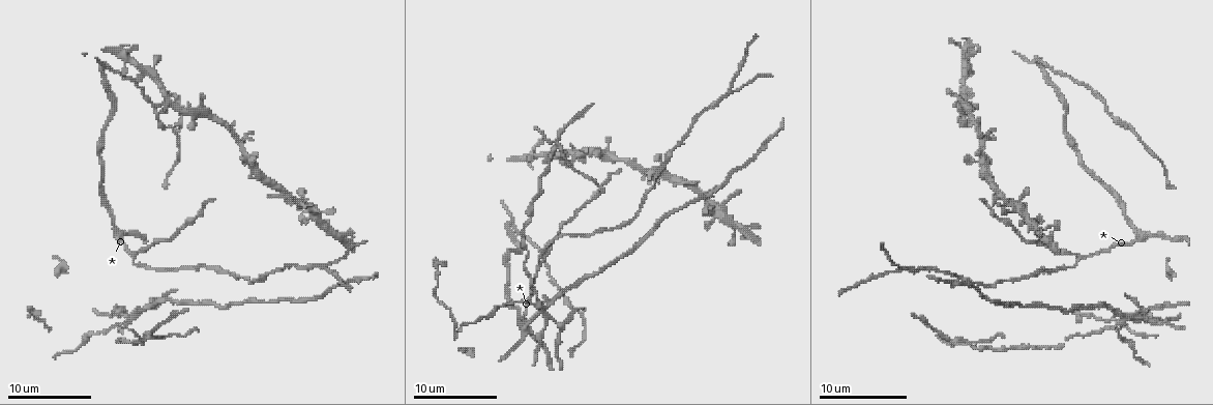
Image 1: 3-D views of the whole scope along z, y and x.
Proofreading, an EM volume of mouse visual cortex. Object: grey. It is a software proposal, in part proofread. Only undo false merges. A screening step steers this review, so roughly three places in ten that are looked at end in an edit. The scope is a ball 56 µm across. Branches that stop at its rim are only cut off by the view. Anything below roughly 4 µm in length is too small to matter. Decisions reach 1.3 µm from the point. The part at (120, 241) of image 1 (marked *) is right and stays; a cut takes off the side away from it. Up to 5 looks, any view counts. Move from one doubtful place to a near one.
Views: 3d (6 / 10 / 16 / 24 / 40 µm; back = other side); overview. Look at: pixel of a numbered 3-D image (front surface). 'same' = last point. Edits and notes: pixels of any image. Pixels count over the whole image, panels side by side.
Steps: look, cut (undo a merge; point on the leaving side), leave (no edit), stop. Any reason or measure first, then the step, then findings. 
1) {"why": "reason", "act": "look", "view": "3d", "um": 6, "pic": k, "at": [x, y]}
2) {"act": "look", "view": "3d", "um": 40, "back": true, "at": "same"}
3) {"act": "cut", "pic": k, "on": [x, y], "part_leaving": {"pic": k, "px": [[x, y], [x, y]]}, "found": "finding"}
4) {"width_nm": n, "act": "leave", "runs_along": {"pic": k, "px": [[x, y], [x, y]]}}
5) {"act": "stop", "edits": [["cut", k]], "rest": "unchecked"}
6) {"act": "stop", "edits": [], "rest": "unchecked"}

{"why": "thin arm on a thick one", "act": "look", "view": "3d", "um": 10, "pic": 1, "at": [1132, 318]}

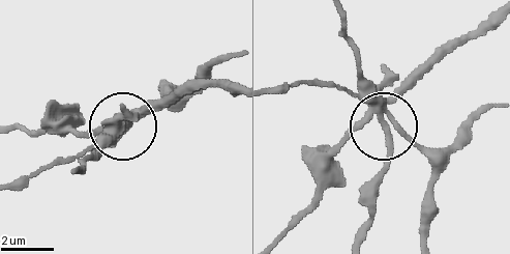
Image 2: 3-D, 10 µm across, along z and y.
{"why": "from behind", "act": "look", "view": "3d", "um": 10, "back": true, "pic": 2, "at": [385, 123]}

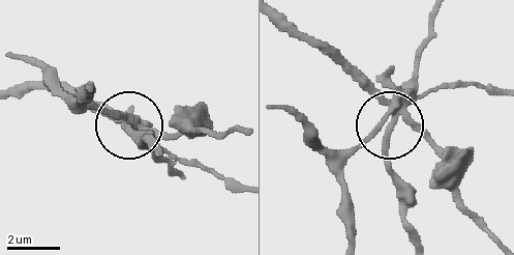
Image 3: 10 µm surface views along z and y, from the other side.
{"width_nm": 300, "act": "cut", "pic": 3, "on": [165, 135], "found": "a second cell is stuck on"}

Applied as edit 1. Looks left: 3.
{"why": "redraw", "act": "look", "view": "overview"}

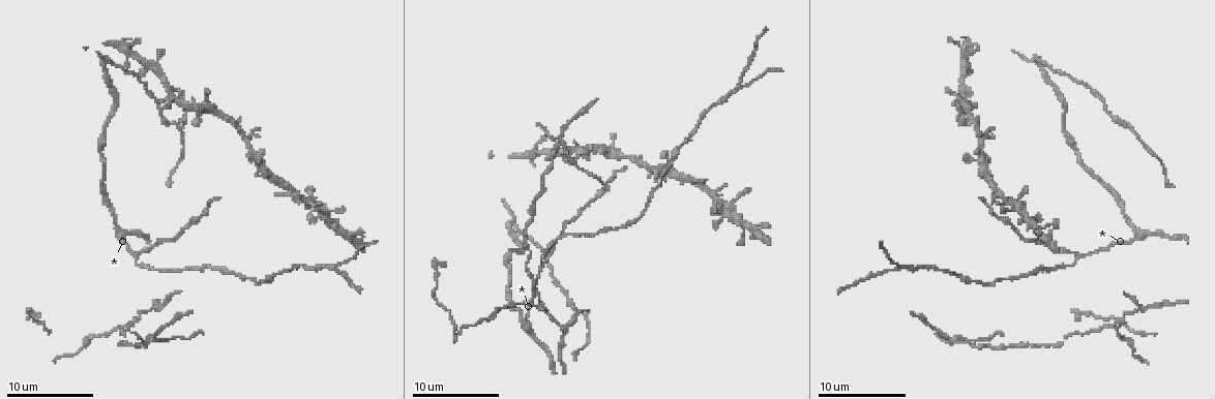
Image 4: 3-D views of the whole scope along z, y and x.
{"act": "look", "view": "3d", "um": 10, "pic": 4, "at": [119, 230]}

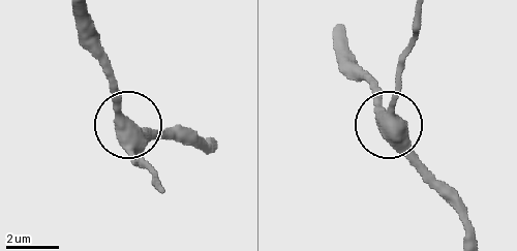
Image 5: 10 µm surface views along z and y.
{"act": "look", "view": "3d", "um": 6, "pic": 5, "at": [384, 131]}

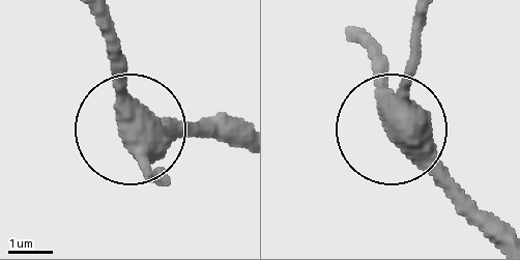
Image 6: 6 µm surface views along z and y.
{"act": "leave", "found": "continuous, no second cell"}

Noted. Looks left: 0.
{"act": "stop", "edits": [["cut", 3]], "rest": "unchecked"}

